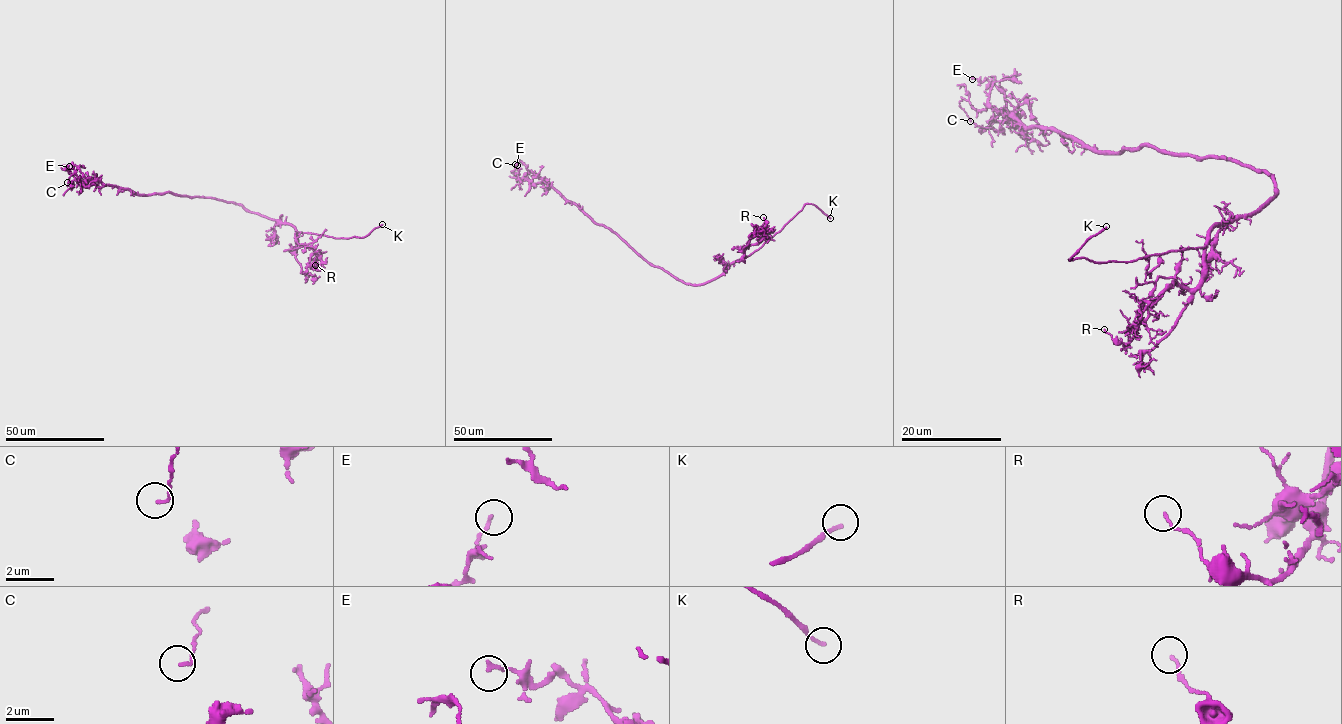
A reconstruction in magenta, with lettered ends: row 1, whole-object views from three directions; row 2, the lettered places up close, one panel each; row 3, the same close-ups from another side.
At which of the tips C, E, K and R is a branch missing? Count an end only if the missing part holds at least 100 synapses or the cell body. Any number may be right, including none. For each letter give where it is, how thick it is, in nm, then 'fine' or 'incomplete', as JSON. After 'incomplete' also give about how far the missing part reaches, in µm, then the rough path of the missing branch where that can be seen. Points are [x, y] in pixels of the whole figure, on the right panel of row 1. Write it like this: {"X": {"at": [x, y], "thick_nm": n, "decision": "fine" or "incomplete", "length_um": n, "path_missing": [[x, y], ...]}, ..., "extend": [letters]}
{"C": {"at": [970, 121], "thick_nm": 110, "decision": "fine"}, "E": {"at": [972, 79], "thick_nm": 130, "decision": "fine"}, "K": {"at": [1106, 226], "thick_nm": 140, "decision": "incomplete", "length_um": 4}, "R": {"at": [1104, 329], "thick_nm": 120, "decision": "fine"}, "extend": ["K"]}

